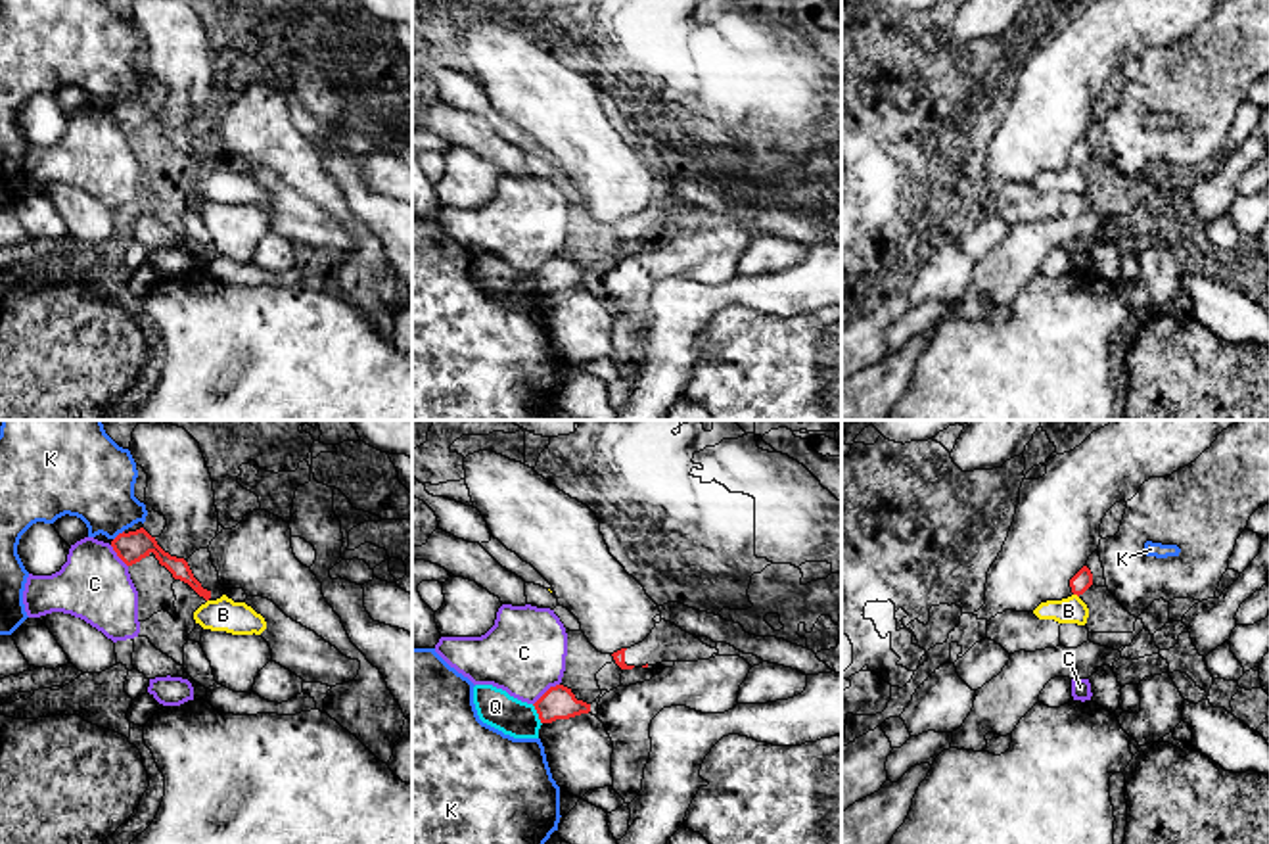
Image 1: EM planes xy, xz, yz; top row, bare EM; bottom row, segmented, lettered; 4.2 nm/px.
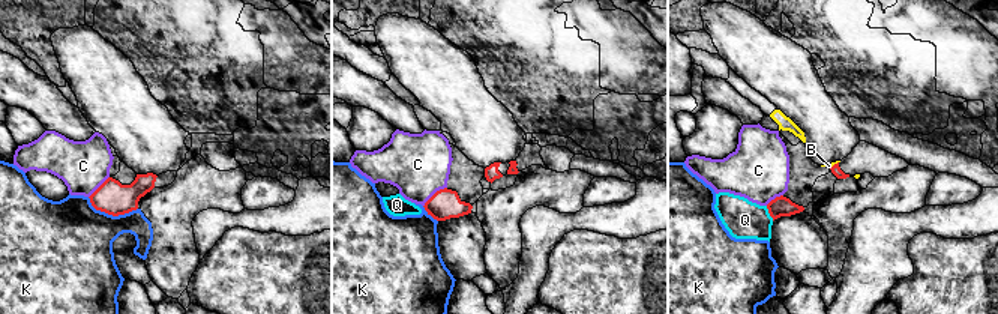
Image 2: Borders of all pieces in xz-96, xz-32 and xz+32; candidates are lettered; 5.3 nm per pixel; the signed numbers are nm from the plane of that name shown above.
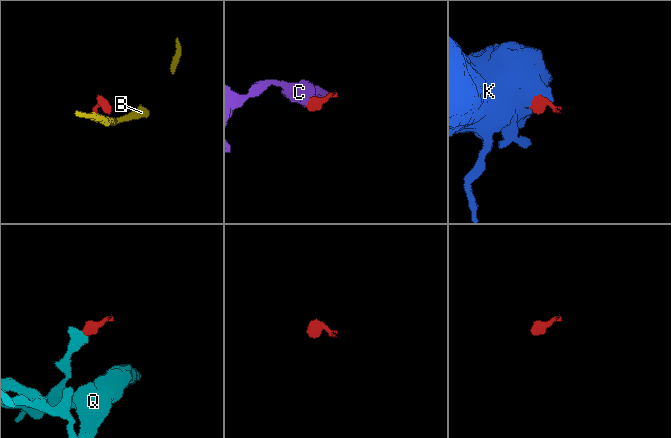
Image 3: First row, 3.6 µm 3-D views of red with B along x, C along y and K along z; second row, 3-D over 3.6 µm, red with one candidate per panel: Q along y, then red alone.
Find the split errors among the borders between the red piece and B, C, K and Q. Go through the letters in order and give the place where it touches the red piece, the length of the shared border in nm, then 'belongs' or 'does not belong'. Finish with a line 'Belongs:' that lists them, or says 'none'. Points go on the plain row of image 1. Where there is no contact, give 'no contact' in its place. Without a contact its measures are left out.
B: contact yz (1076, 164); length 30 nm; does not belong
C: contact xz (545, 263); length 140 nm; does not belong
K: contact xy (117, 106); length 60 nm; does not belong
Q: contact xz (537, 282); length 100 nm; does not belong
Belongs: none

